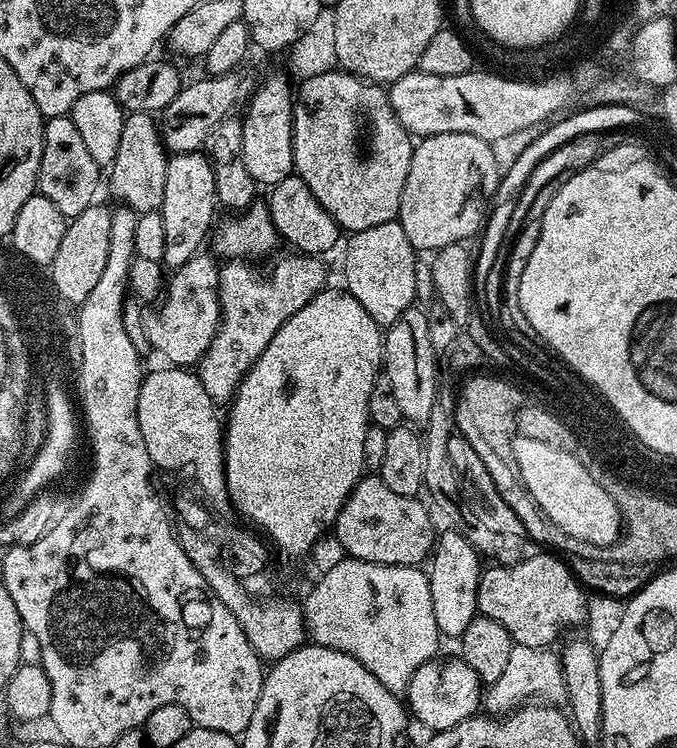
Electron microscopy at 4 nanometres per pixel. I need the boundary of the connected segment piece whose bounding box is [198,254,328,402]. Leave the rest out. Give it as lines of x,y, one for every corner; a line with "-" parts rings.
312,254
291,255
278,257
269,272
251,268
248,265
251,263
244,258
232,258
220,264
220,324
198,365
200,381
212,400
231,401
240,381
247,376
280,325
298,314
298,310
325,287
328,272
320,261
323,259

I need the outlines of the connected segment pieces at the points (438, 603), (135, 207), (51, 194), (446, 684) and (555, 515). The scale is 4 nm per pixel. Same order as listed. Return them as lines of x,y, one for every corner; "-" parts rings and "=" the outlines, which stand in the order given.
460,530
441,531
436,537
434,551
430,556
432,569
427,569
430,597
433,602
434,619
441,637
458,638
470,626
478,614
476,611
476,591
482,571
481,557
477,549
469,544
468,537
=
130,112
124,117
122,126
122,142
118,142
118,154
110,166
106,176
106,188
112,191
116,200
121,200
125,209
137,214
155,212
162,206
162,194
166,194
166,166
168,165
169,153
166,151
164,141
160,139
160,129
153,113
=
71,115
47,117
44,121
39,195
50,198
50,202
54,202
58,210
62,210
65,218
80,218
87,213
84,211
91,206
99,188
102,188
101,165
90,158
90,150
86,150
84,139
78,134
78,126
74,126
=
433,658
418,666
409,678
406,691
406,704
411,715
415,719
417,716
432,732
441,732
450,726
458,726
458,722
469,720
477,715
482,704
482,685
478,674
474,674
474,670
470,670
462,658
440,659
=
520,436
511,442
511,452
511,459
525,490
544,513
549,525
598,547
606,547
620,539
622,519
619,506
586,472
578,458
555,443

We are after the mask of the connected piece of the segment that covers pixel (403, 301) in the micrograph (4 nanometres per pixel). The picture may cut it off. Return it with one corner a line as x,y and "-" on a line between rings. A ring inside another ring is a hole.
399,219
382,222
382,226
370,226
370,230
353,232
347,237
348,245
344,248
344,284
343,287
374,318
374,322
387,326
398,320
406,309
413,307
416,296
416,256
410,238
406,238
406,230
402,230

